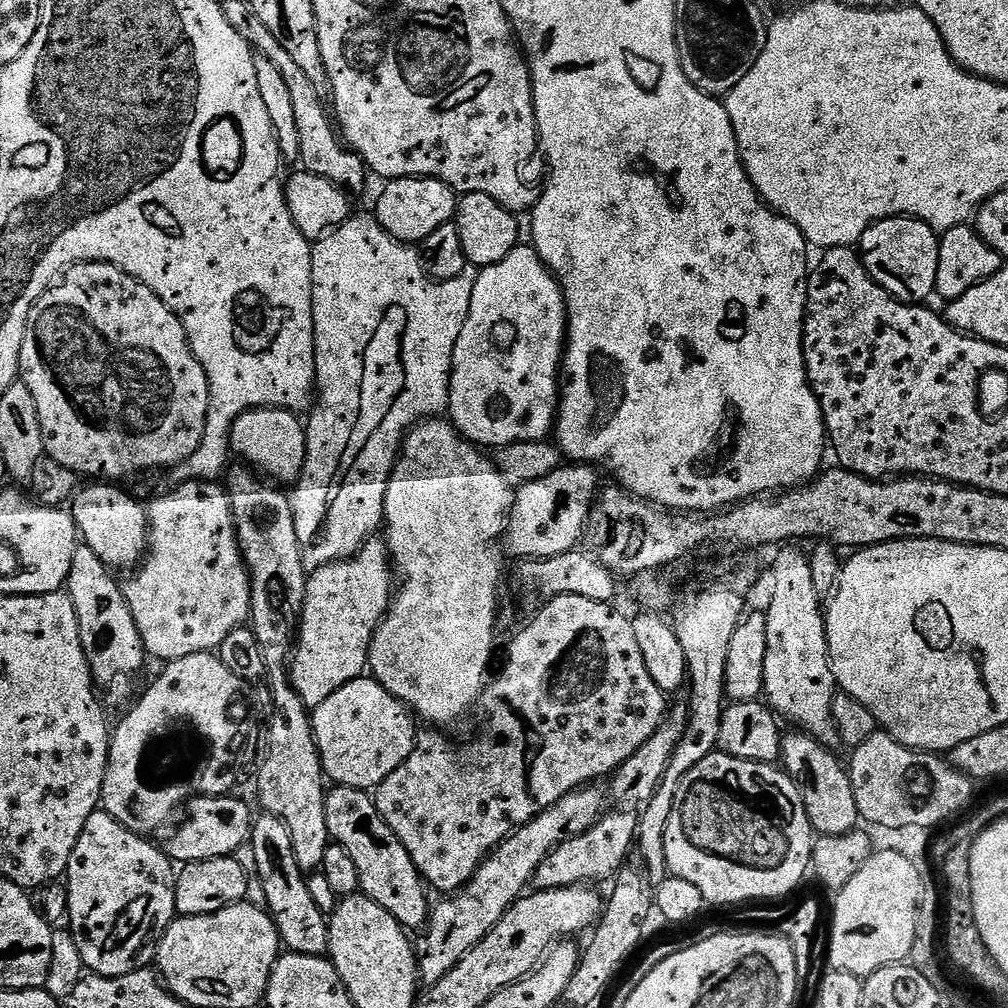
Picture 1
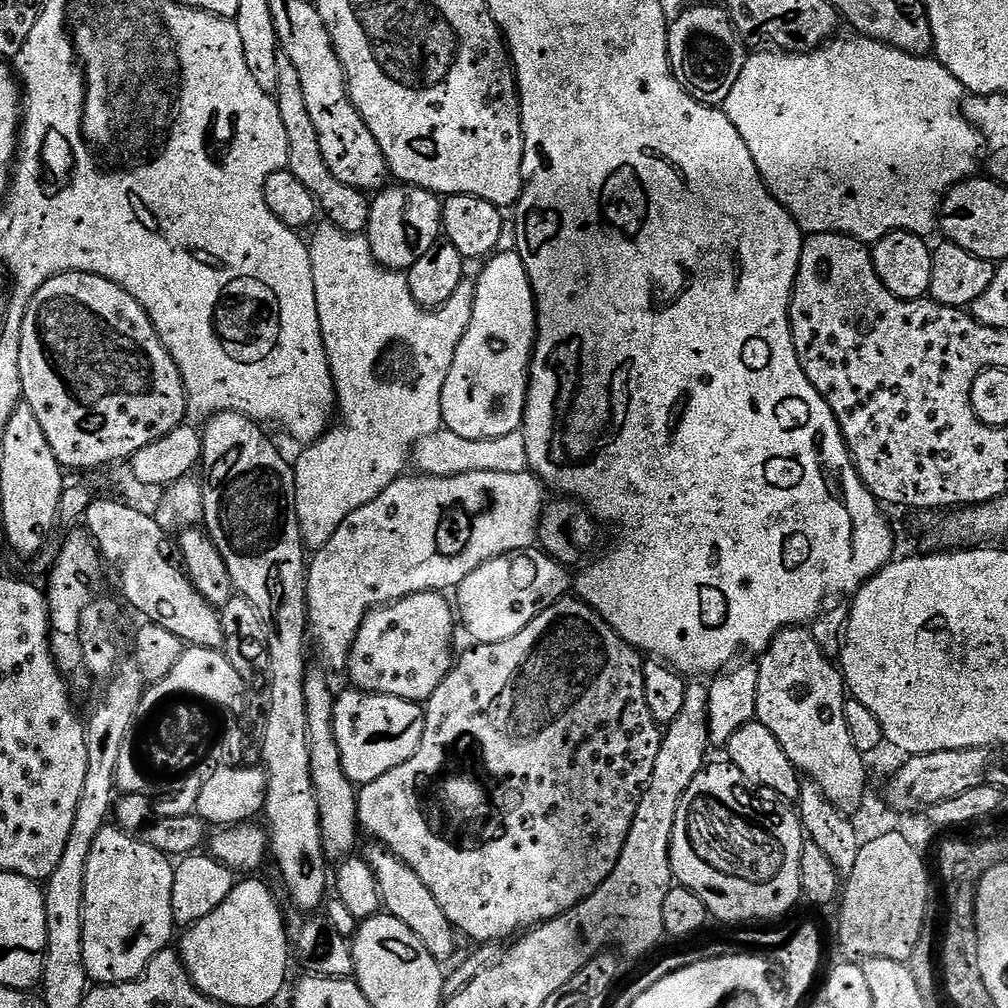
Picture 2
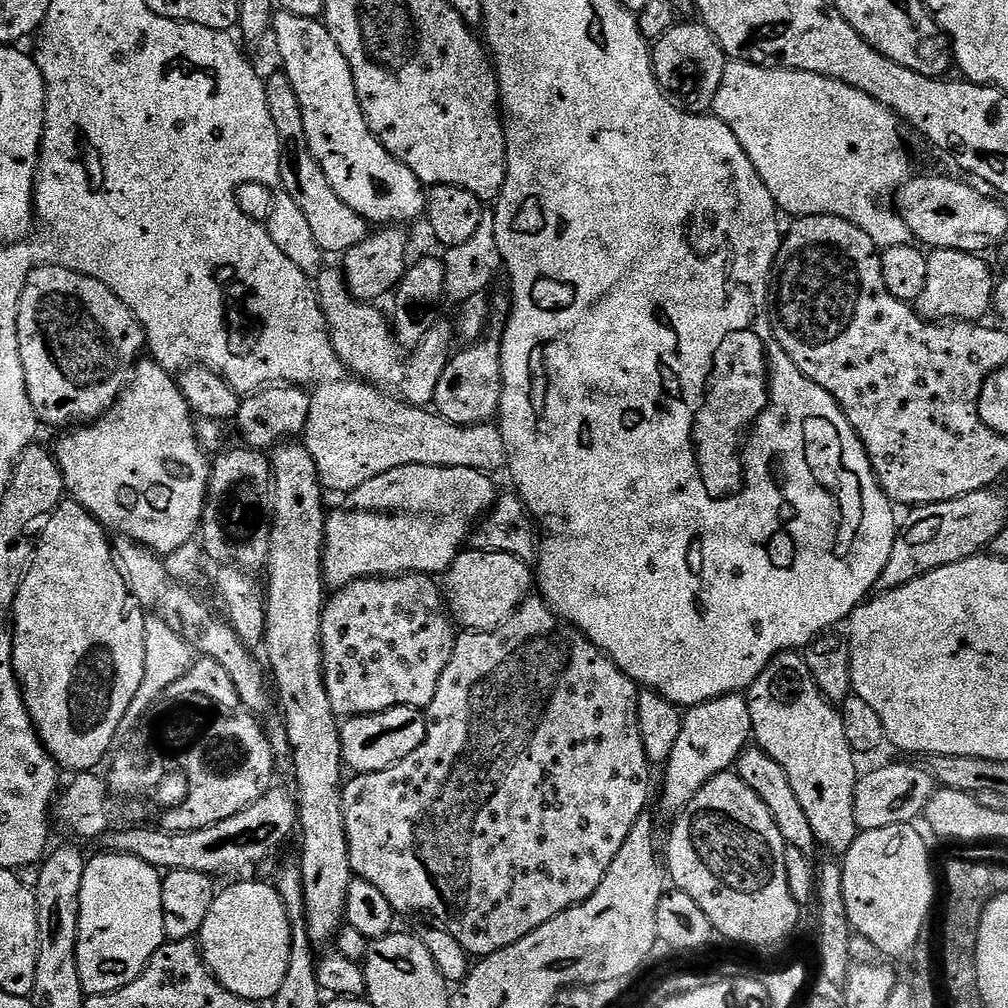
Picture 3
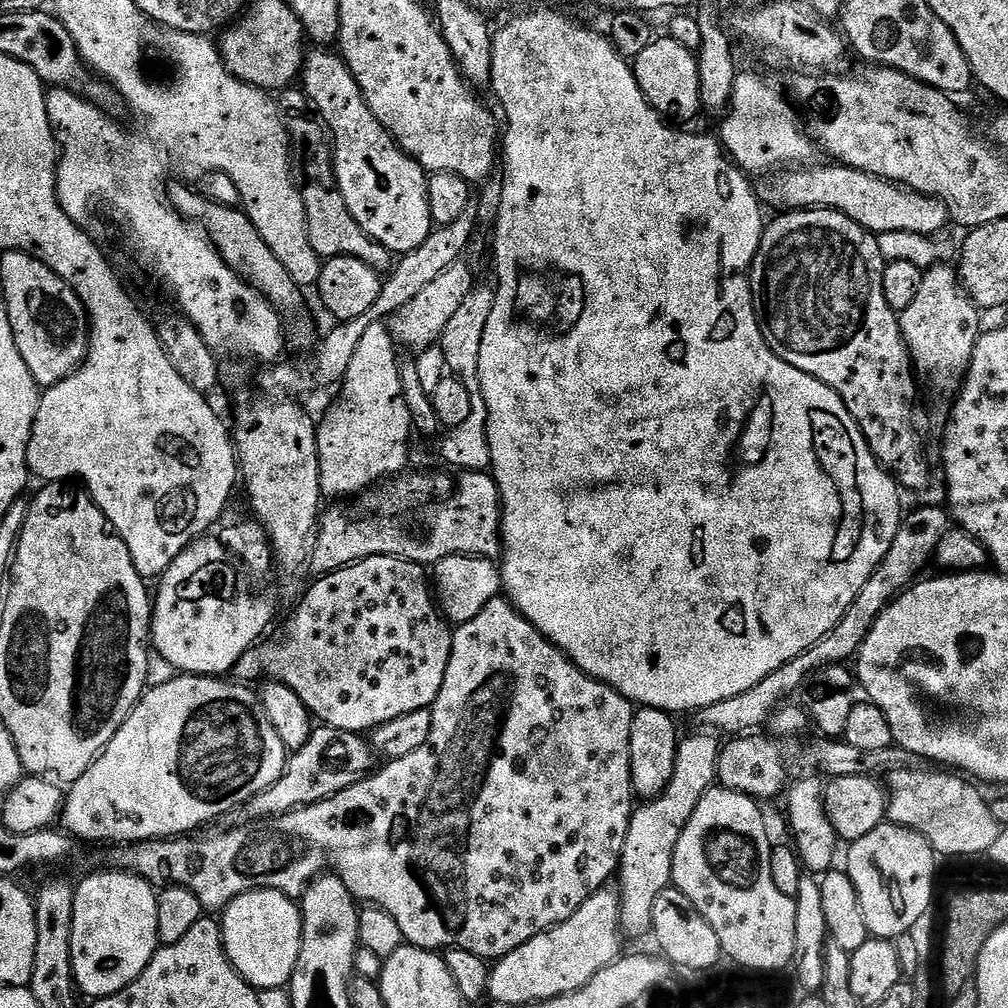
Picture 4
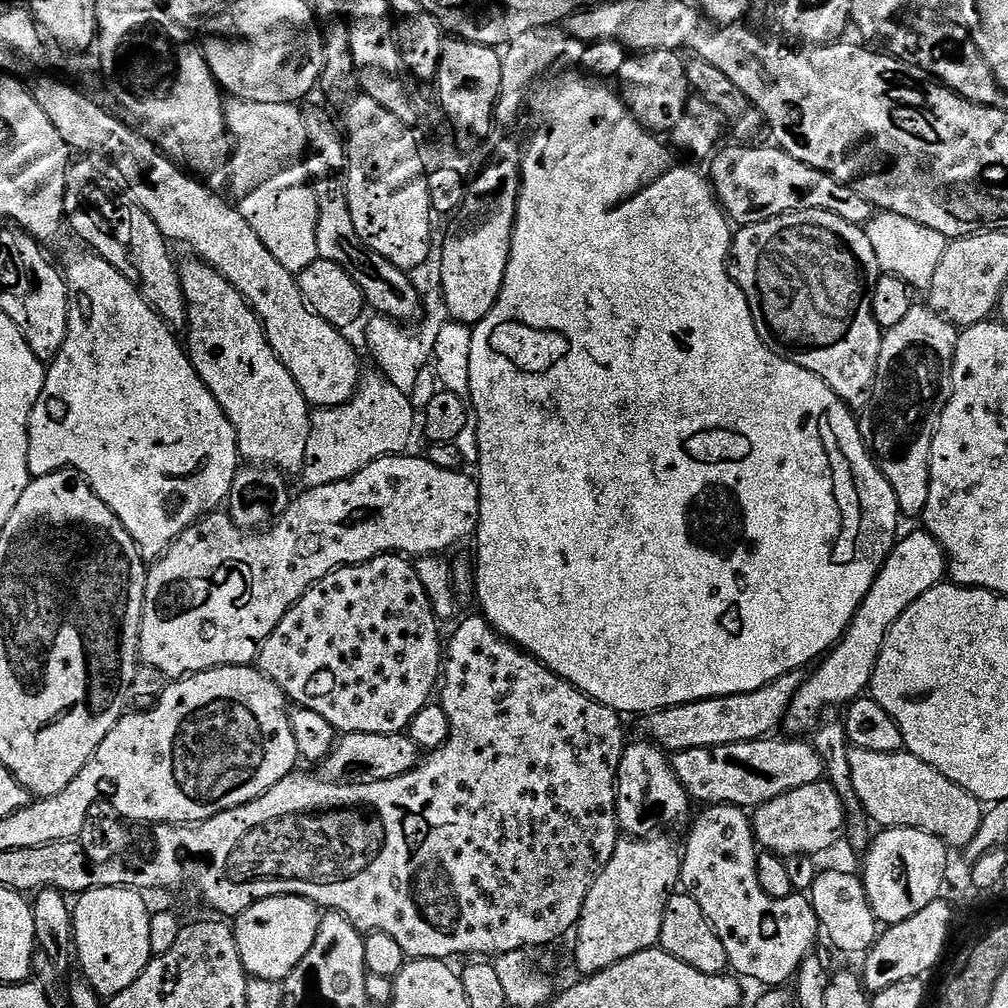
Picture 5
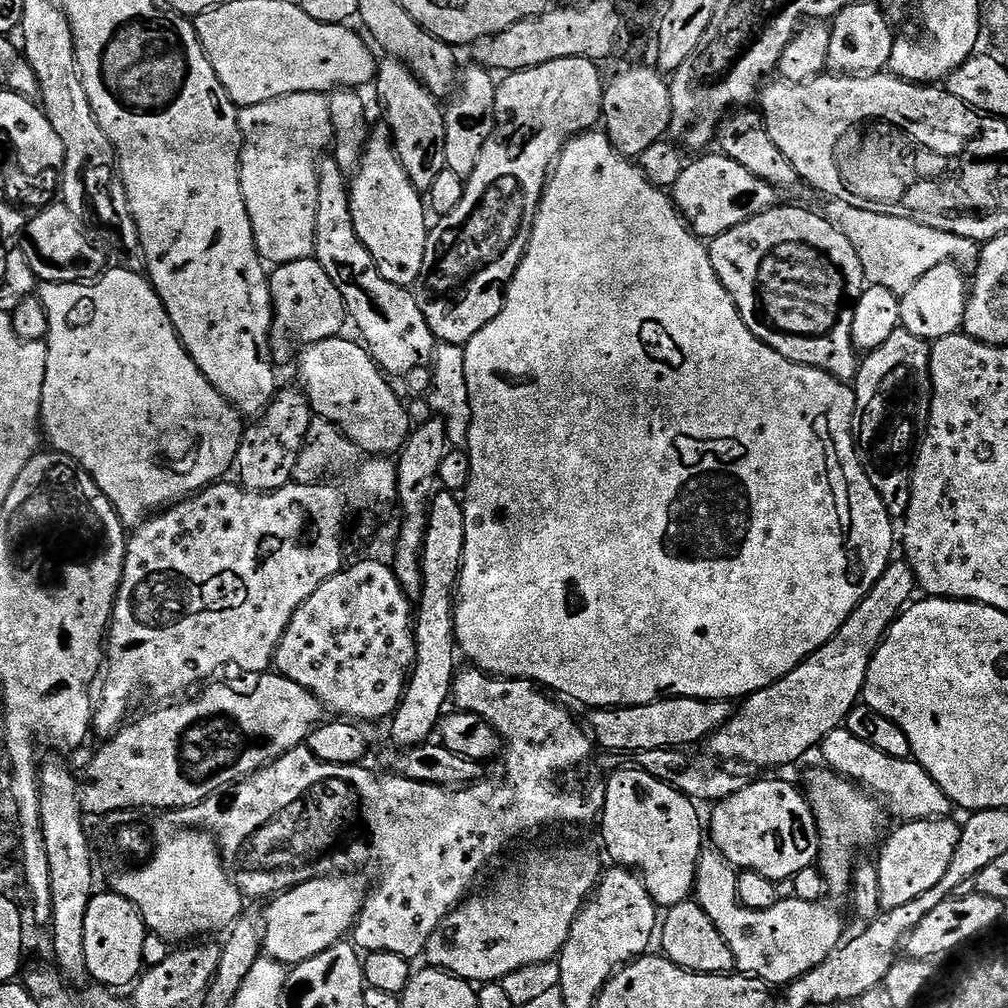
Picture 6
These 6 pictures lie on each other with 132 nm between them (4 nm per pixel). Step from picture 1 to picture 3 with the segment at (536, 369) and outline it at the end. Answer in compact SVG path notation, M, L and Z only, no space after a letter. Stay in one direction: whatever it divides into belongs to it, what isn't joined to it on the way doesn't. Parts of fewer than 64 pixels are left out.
M481 338L469 343L465 352L457 351L449 359L442 378L438 378L438 390L434 408L451 424L487 424L500 411L502 398L502 362L500 341Z

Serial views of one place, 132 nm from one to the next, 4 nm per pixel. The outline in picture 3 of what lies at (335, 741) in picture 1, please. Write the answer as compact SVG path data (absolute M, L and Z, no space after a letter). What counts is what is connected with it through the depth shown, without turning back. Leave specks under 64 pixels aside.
M391 708L385 712L375 712L369 716L353 716L340 724L340 755L343 763L353 769L353 773L381 772L414 754L418 746L424 744L426 726L428 725L425 713L419 708Z

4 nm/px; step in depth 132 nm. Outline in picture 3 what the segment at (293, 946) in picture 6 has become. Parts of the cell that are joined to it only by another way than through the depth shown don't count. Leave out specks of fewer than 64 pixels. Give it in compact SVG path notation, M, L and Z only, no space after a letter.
M244 880L240 888L232 884L210 906L198 943L204 965L230 994L257 1002L271 1001L278 994L278 986L282 986L282 978L286 978L286 966L290 966L292 927L286 918L286 906L282 906L282 898L271 883Z

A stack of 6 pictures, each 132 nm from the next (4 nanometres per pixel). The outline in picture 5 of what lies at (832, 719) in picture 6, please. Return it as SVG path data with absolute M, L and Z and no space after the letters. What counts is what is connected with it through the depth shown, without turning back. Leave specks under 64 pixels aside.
M919 531L912 532L909 536L901 535L897 539L892 553L878 569L866 598L853 614L848 631L840 637L840 643L811 669L812 676L810 672L798 694L794 694L786 717L786 728L792 731L789 733L811 733L827 708L836 708L839 704L847 706L852 701L861 699L869 691L878 654L894 622L898 622L898 618L902 618L902 614L906 614L908 607L918 602L922 594L945 583L948 576L948 558L940 543L929 532Z

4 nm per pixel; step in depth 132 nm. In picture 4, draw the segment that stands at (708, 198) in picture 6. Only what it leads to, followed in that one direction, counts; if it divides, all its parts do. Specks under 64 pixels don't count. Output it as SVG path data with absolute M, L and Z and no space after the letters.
M828 162L828 165L825 168L796 168L793 167L791 170L793 172L788 172L785 176L780 176L777 180L772 180L768 185L763 189L762 187L759 189L758 195L763 201L765 205L773 204L774 207L780 208L776 210L803 210L805 208L829 208L830 210L834 210L835 212L841 212L842 214L846 214L848 217L852 219L855 224L858 226L862 226L865 232L870 232L873 234L879 234L881 232L913 232L914 234L918 234L919 236L931 236L935 237L937 234L943 233L940 232L943 230L947 224L950 224L950 217L948 215L948 211L946 210L946 206L941 200L936 200L932 196L923 196L920 192L910 192L906 188L901 188L899 184L894 184L890 180L883 180L881 176L875 176L874 174L870 174L869 172L863 172L862 170L858 170L857 168L850 168L847 164L841 164L839 162Z

